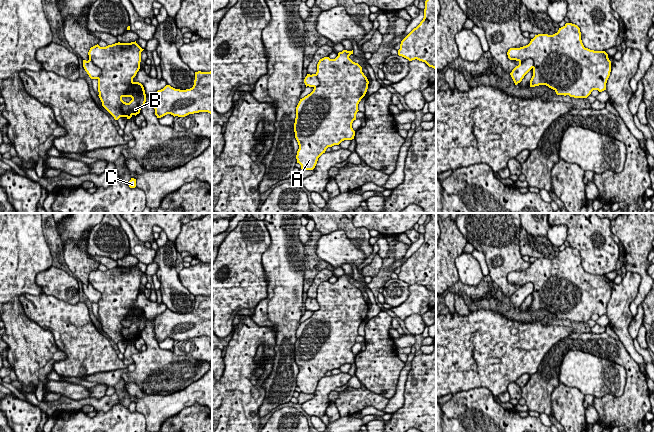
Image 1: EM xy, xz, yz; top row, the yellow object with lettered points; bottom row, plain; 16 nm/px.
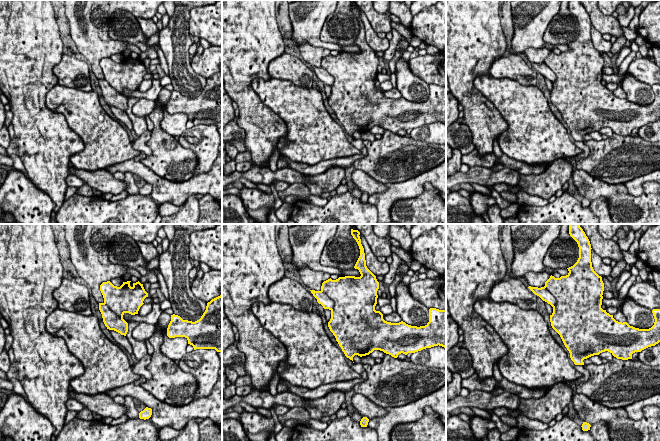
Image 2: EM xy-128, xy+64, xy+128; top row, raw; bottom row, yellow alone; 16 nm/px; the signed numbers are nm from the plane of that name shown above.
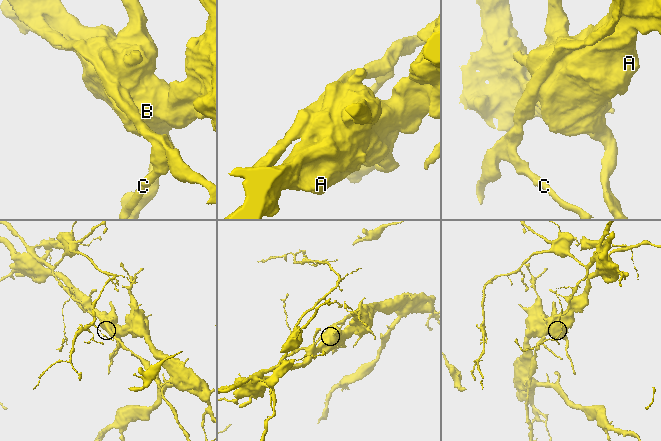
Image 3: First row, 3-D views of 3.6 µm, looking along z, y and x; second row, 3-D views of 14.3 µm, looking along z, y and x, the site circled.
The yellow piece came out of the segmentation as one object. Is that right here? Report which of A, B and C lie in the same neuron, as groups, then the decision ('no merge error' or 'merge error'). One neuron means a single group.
A B / C | merge error

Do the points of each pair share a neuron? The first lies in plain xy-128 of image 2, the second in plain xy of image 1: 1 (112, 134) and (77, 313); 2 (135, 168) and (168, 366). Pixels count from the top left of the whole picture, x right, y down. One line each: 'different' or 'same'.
1: same
2: different

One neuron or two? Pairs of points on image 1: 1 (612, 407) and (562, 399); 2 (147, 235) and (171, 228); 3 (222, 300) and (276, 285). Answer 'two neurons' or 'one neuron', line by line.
1: two neurons
2: one neuron
3: two neurons

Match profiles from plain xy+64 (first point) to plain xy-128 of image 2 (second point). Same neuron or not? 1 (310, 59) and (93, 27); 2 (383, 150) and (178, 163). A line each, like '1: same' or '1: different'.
1: same
2: same

